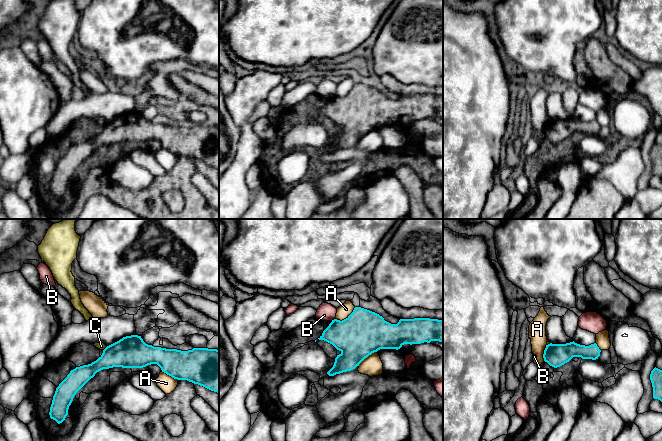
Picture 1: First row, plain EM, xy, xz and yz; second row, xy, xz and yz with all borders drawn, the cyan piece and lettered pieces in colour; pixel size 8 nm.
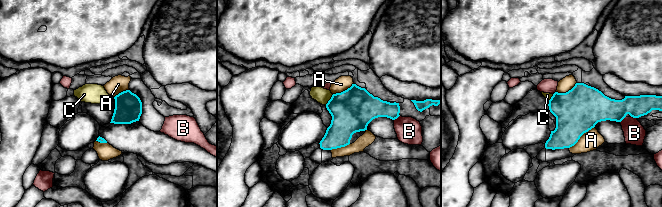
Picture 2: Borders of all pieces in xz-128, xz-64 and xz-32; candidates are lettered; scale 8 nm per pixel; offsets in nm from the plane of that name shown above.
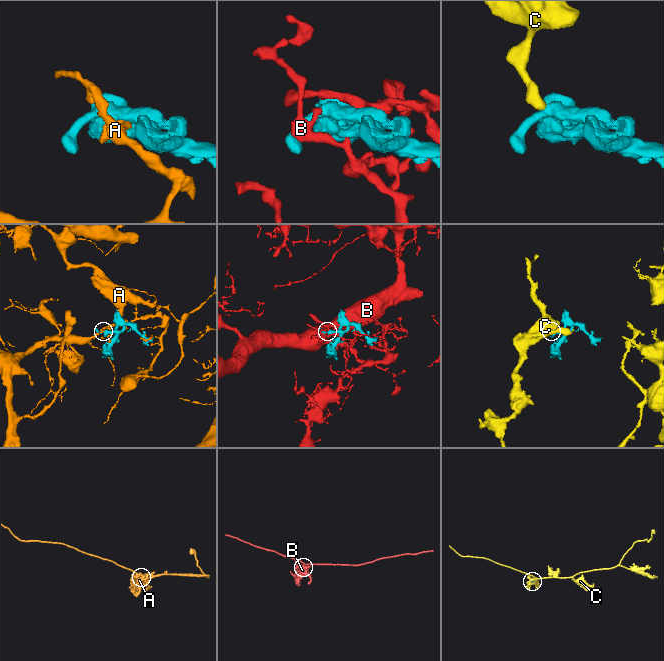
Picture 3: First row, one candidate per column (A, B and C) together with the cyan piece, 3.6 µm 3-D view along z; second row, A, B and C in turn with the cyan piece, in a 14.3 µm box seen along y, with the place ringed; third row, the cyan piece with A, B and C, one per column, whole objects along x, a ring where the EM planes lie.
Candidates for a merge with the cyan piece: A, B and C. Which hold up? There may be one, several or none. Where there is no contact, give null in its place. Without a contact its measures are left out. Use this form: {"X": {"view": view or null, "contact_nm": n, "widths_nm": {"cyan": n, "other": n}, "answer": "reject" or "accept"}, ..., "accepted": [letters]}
{"A": {"view": "xz", "contact_nm": 190, "widths_nm": {"cyan": 360, "other": 100}, "answer": "reject"}, "B": {"view": "xz", "contact_nm": 40, "widths_nm": {"cyan": 360, "other": 140}, "answer": "reject"}, "C": {"view": "xy", "contact_nm": 50, "widths_nm": {"cyan": 260, "other": 60}, "answer": "reject"}, "accepted": []}

